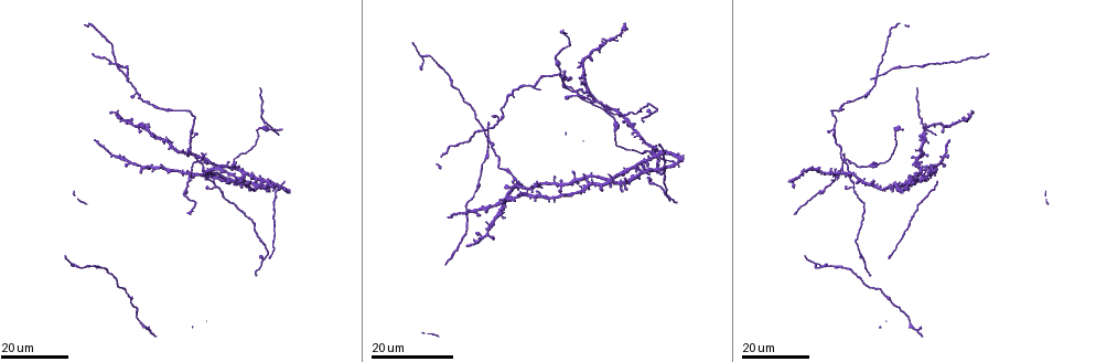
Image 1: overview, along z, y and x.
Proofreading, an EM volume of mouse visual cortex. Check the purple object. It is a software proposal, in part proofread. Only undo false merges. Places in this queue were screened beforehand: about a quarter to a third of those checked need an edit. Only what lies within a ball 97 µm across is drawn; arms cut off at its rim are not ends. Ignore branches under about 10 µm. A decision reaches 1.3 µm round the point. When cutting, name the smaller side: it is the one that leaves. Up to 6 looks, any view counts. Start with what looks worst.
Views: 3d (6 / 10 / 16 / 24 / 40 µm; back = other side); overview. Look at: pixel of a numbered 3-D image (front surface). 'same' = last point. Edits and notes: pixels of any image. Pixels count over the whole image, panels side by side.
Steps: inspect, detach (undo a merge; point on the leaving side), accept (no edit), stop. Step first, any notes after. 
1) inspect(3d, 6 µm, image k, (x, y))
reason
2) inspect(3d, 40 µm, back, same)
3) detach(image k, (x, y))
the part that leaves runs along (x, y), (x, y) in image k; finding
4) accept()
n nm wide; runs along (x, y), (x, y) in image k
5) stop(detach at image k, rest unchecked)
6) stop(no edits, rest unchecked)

inspect(3d, 24 µm, image 1, (572, 89))
four or more arms meet

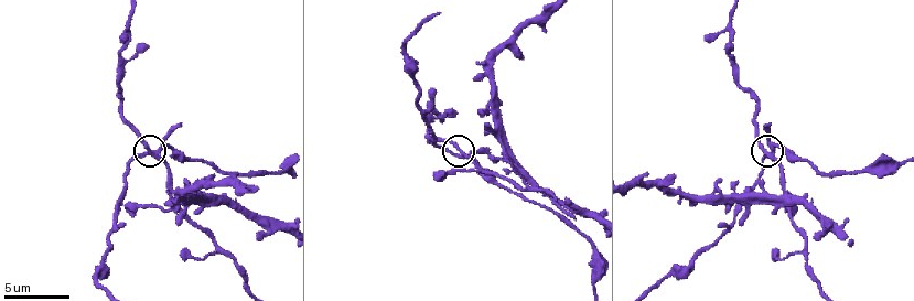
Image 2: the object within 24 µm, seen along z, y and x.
inspect(3d, 6 µm, image 2, (461, 151))

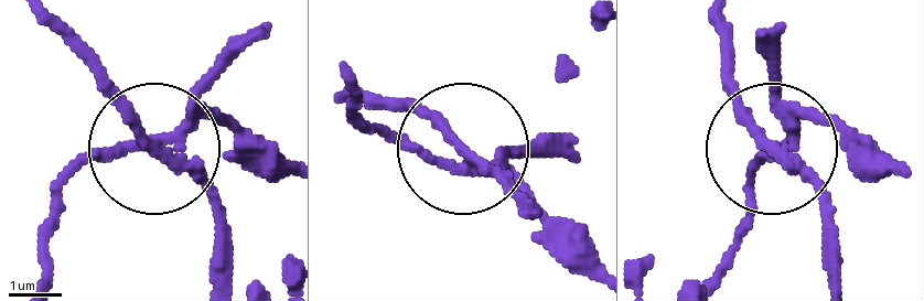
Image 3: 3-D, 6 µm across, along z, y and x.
detach(image 3, (210, 76))
side arm 57 µm; the part that leaves runs along (178, 139), (239, 126), (279, 152) in image 3; two neurons meet here

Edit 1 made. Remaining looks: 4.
inspect(3d, 24 µm, image 1, (879, 76))

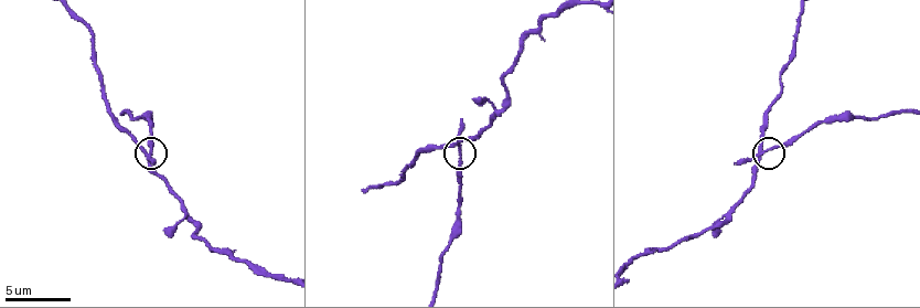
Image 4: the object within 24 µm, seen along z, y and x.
inspect(3d, 10 µm, image 4, (455, 147))

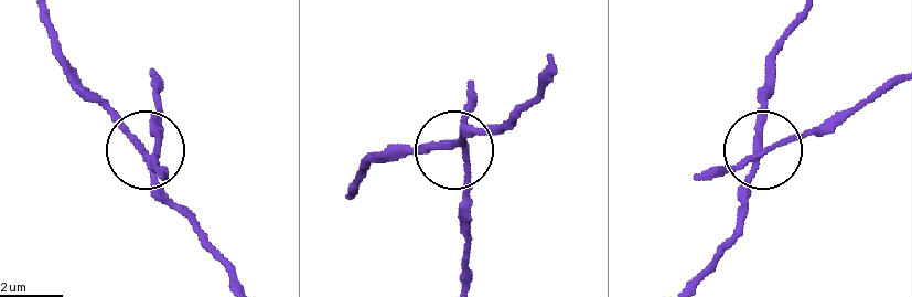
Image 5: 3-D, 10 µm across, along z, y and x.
detach(image 5, (468, 97))
4 arms; the part that leaves runs along (157, 154), (154, 83) in image 5; a second neuron is stuck on

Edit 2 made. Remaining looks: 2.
stop(detach at image 3, detach at image 5, rest unchecked)

